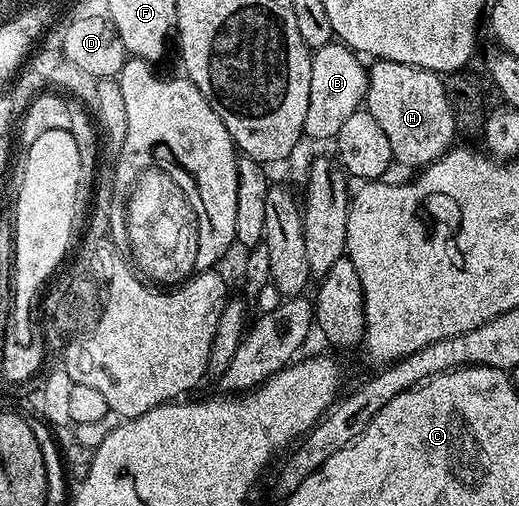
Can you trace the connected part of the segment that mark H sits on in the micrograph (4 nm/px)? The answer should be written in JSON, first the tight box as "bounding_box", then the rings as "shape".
{"bounding_box":[366,60,458,168],"shape":[[[376,60],[371,65],[367,67],[366,109],[370,116],[374,116],[374,120],[378,120],[382,132],[386,132],[393,159],[399,165],[401,162],[404,166],[423,168],[453,149],[458,137],[445,79],[433,70],[410,64]]]}

